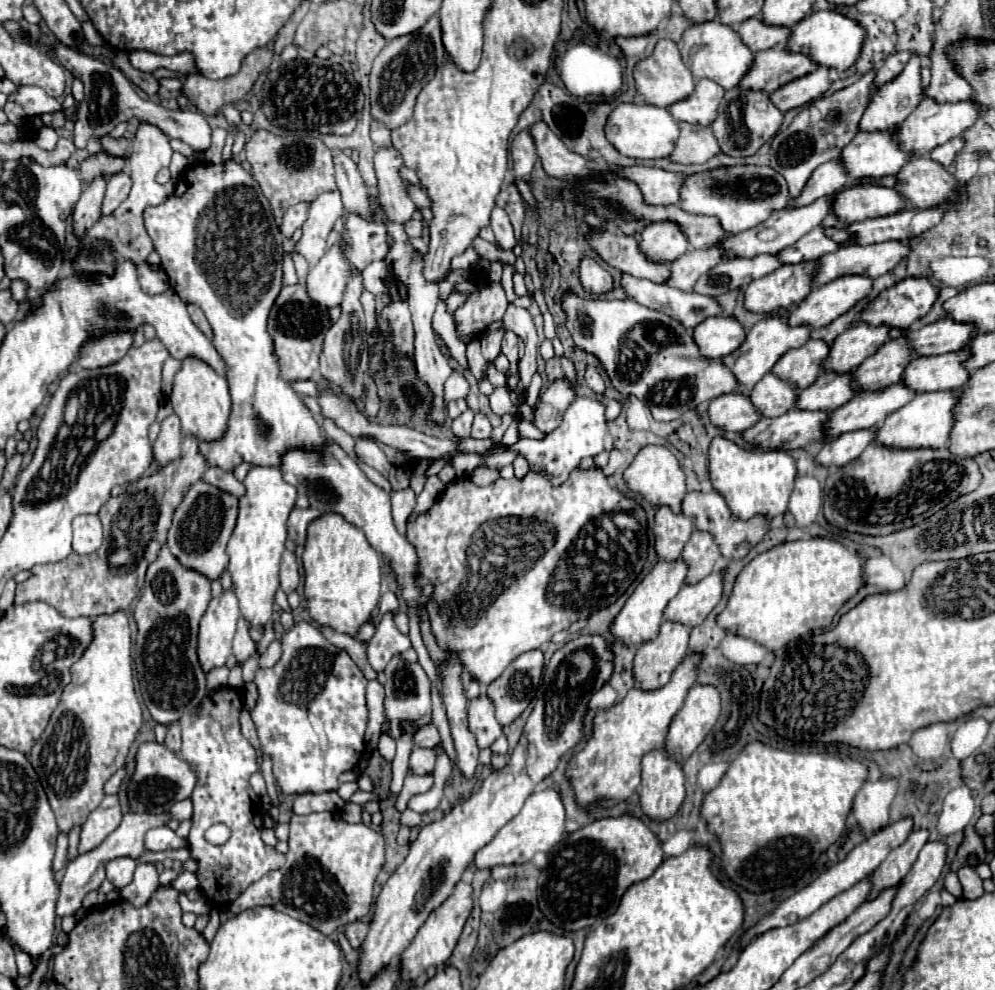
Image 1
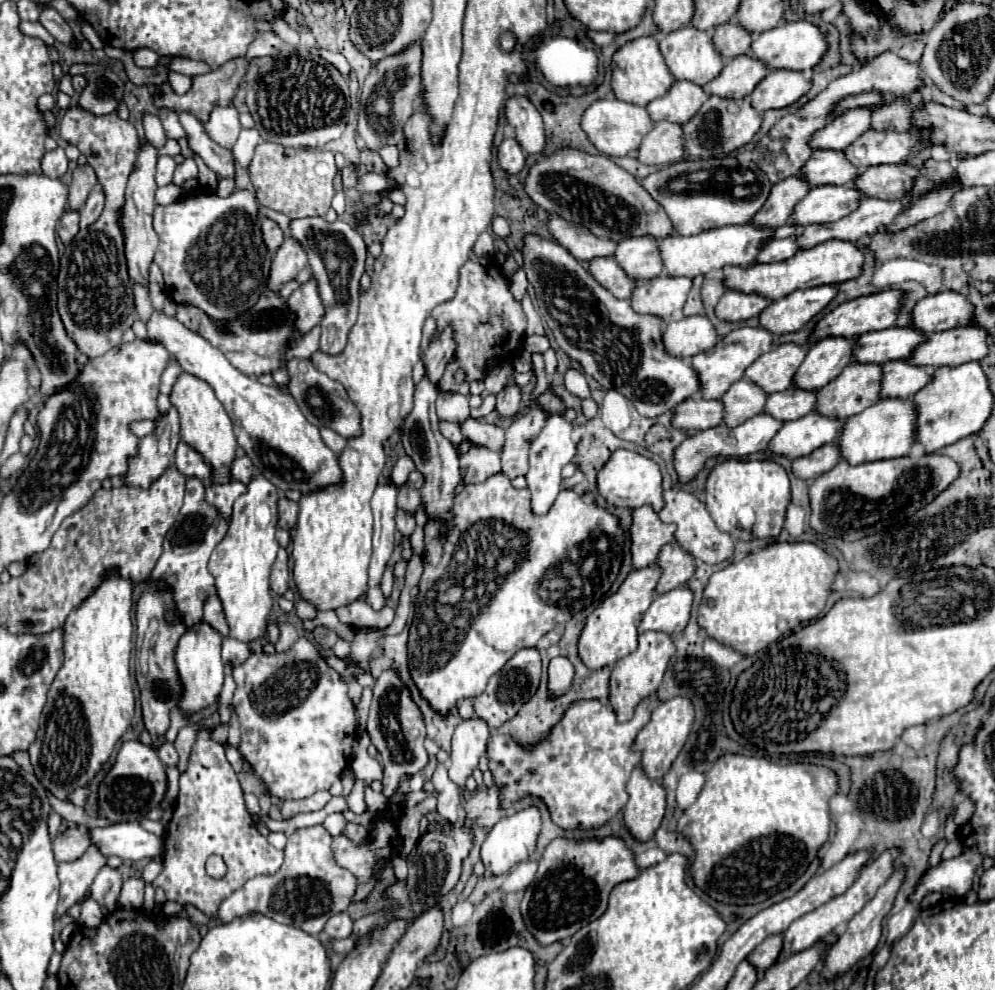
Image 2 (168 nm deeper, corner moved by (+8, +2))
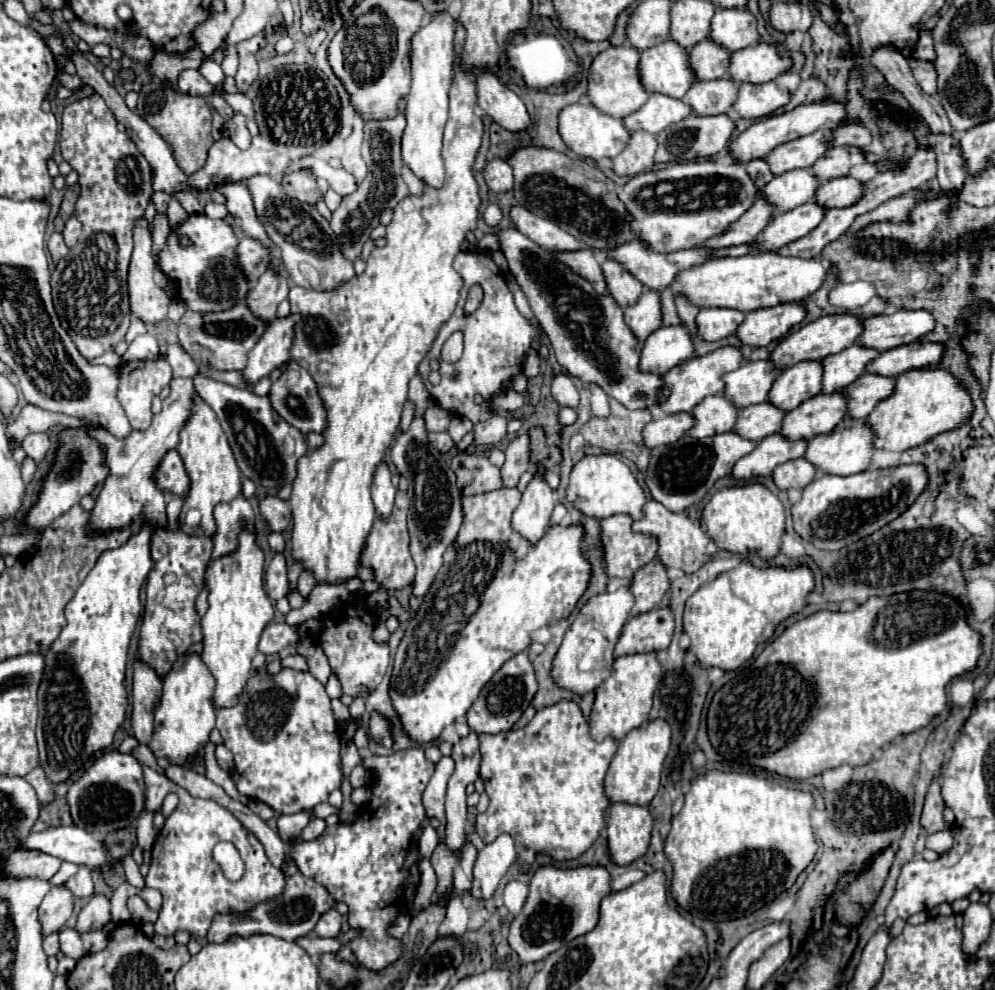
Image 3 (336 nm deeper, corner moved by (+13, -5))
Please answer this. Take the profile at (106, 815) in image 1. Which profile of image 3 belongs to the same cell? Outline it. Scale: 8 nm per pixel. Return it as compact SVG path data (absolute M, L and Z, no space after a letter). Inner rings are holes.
M18 850L6 858L4 872L14 878L34 876L42 880L50 880L60 870L60 860L46 852L38 850Z

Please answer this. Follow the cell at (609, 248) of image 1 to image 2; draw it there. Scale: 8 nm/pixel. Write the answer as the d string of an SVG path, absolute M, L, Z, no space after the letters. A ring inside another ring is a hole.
M557 215L547 217L547 229L551 237L563 245L575 259L591 261L593 257L609 257L615 251L615 243L595 237L589 229L569 223Z

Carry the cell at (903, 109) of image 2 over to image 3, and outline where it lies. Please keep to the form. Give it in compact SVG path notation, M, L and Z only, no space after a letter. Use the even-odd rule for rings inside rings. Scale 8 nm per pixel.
M850 124L850 126L838 126L834 130L834 142L832 146L844 146L844 144L852 144L852 146L860 146L860 148L868 148L872 144L872 130L862 126L862 124Z

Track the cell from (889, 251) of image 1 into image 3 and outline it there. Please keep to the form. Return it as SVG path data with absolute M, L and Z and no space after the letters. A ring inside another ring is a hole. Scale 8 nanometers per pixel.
M754 252L738 258L714 258L706 264L680 272L676 284L684 290L686 298L700 306L722 306L752 312L758 308L776 306L782 302L800 302L808 294L814 294L826 280L828 268L822 258L786 258L776 252Z

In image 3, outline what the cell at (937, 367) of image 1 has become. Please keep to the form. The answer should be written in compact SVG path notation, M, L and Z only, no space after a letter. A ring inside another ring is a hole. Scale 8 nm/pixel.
M870 372L862 374L854 384L844 388L848 396L848 416L866 418L882 400L892 396L894 388L896 388L896 378L878 376Z

